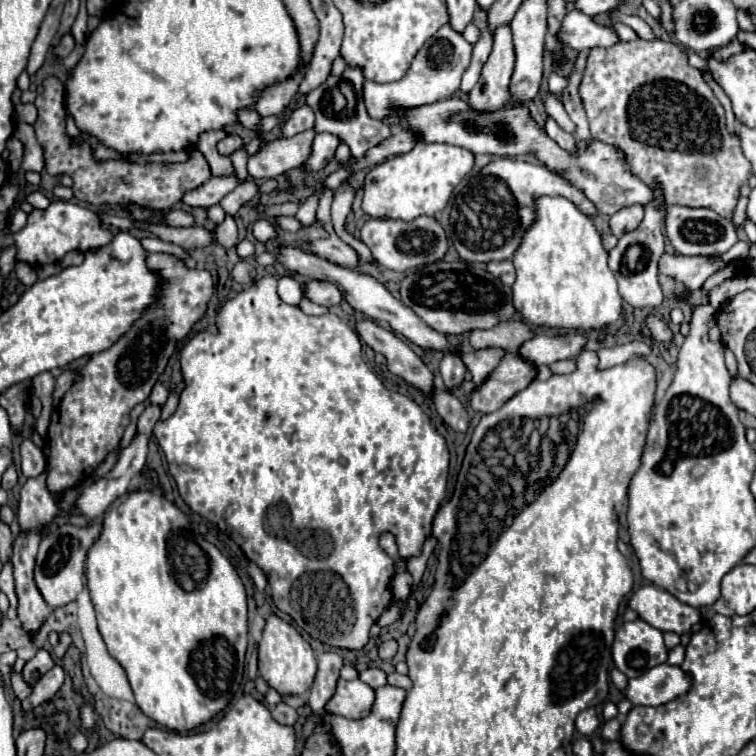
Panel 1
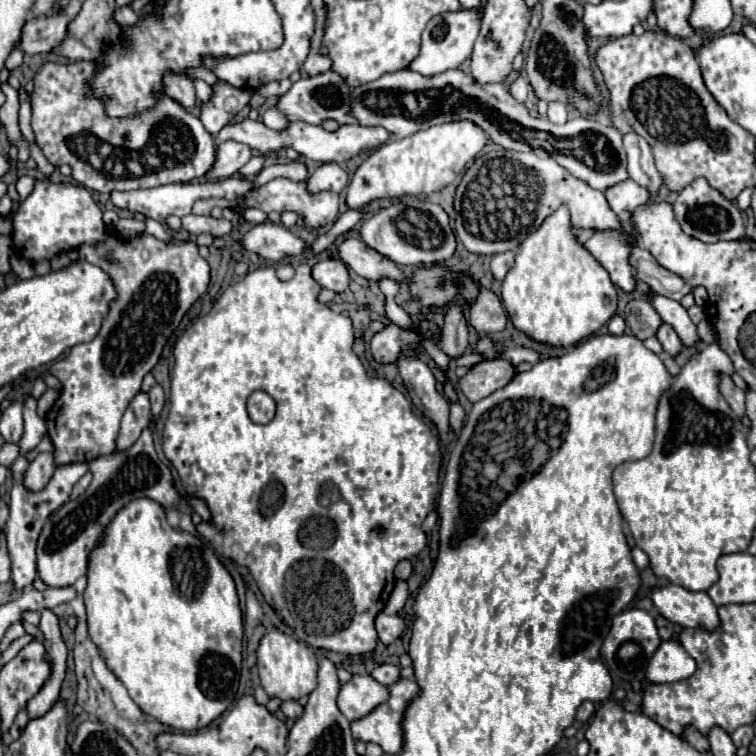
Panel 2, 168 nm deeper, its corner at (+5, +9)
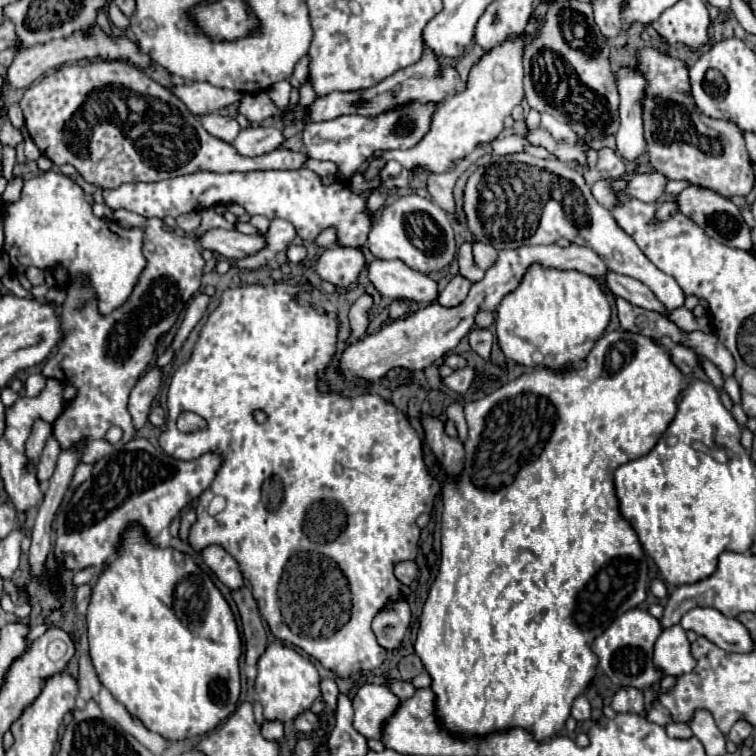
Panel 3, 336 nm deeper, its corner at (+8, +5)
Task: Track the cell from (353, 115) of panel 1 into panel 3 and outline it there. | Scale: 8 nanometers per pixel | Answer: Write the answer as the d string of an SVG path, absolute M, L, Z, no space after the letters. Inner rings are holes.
M266 91L258 93L242 93L238 113L242 113L250 123L260 123L268 117L278 115L278 107L270 101Z

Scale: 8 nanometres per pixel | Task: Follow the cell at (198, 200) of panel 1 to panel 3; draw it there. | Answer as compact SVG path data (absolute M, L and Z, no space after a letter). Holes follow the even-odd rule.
M248 127L238 133L238 137L234 139L234 147L246 157L256 157L280 149L284 141L284 133L276 127Z

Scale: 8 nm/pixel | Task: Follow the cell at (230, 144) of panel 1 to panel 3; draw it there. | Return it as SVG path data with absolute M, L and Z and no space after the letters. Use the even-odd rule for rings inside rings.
M184 83L184 85L174 85L170 89L194 115L208 115L224 109L226 105L238 103L242 97L238 91L232 89L222 89L214 87L210 83Z

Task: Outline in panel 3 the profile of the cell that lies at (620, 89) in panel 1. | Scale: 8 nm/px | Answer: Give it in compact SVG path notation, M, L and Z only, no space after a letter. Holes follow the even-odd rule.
M656 49L638 51L636 65L648 79L644 105L644 137L648 143L650 165L668 179L686 179L694 185L708 187L722 197L748 195L754 185L750 155L740 129L724 119L710 119L694 107L686 65Z

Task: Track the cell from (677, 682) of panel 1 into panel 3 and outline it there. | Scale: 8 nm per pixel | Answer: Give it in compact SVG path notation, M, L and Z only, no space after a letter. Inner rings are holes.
M680 625L662 629L654 645L654 661L664 671L664 675L682 675L690 673L696 665L690 649L686 631Z

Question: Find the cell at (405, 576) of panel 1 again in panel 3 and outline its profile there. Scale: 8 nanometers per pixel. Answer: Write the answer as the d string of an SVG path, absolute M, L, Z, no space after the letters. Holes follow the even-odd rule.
M402 561L402 563L396 565L394 573L396 573L396 579L398 581L402 581L404 585L410 585L414 581L418 569L416 569L416 563L414 561Z

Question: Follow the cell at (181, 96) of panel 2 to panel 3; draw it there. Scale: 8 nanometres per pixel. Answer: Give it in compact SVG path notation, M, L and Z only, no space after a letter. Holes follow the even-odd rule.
M94 25L90 35L72 35L70 39L56 39L54 43L44 43L42 47L30 47L26 51L20 51L16 55L16 59L12 61L12 65L8 67L8 73L6 73L6 83L12 87L12 89L26 89L28 85L32 85L42 73L46 73L48 69L54 69L54 67L60 67L64 63L72 63L72 61L78 61L78 59L84 59L84 57L96 57L96 55L102 55L106 59L120 59L120 57L128 57L136 67L146 67L150 57L144 55L126 35L124 37L106 37L106 33Z

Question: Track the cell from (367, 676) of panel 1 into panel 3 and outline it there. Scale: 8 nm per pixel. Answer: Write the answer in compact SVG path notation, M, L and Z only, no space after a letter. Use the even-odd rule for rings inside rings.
M398 679L398 681L390 681L388 687L390 687L390 691L392 691L394 695L398 695L402 701L410 699L410 697L416 693L416 689L414 689L412 683L406 683L406 681L400 681L400 679Z

